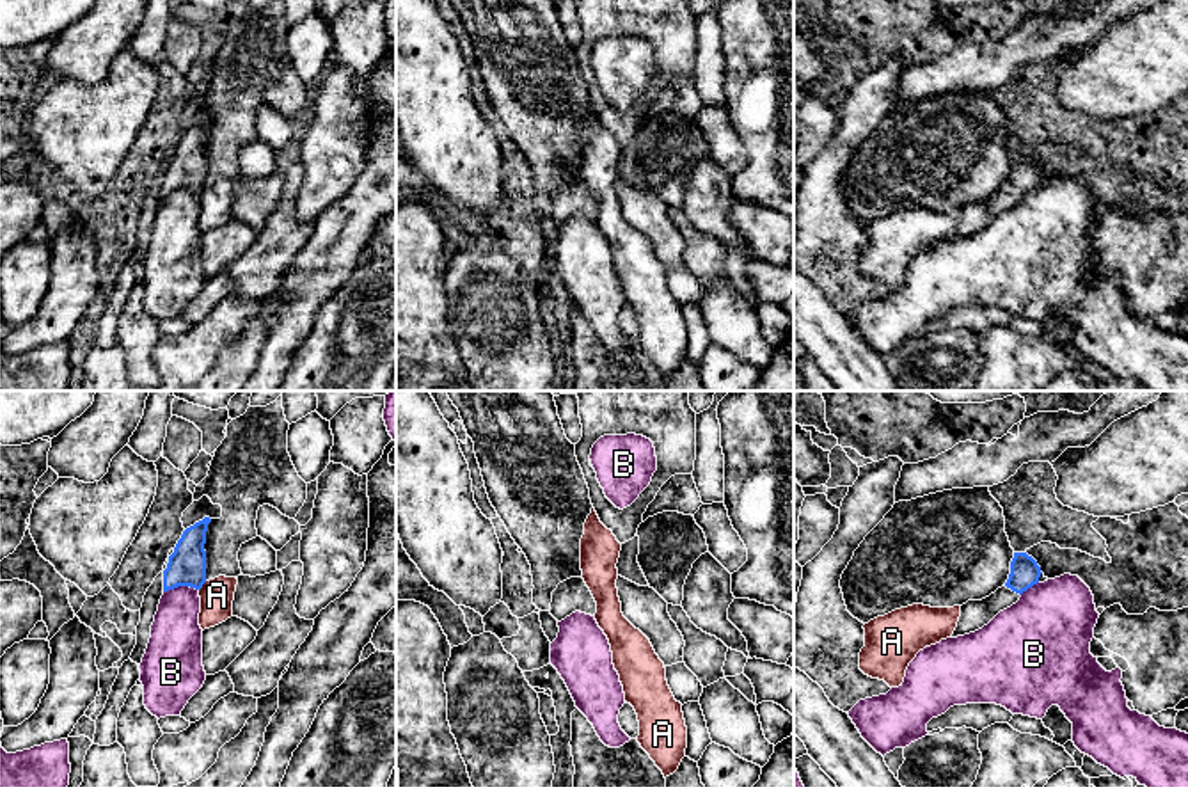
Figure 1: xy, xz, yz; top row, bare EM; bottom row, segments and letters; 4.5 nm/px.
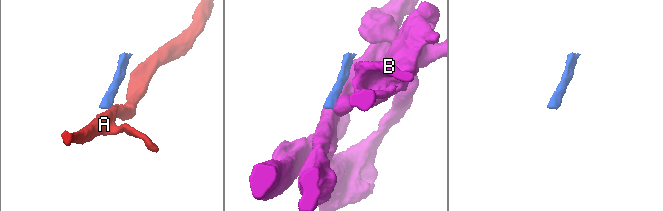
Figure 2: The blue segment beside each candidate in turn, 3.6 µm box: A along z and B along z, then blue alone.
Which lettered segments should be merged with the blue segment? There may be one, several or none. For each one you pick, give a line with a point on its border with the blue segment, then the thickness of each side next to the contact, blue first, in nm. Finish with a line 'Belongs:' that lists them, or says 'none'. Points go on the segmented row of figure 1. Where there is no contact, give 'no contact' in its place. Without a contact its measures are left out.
Belongs: none

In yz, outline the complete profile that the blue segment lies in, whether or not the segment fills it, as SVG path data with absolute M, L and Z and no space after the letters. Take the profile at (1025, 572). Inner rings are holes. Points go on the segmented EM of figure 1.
M1014 552L1007 583L982 600L961 606L961 616L952 638L975 632L987 625L1000 611L1016 604L1023 592L1039 583L1041 567L1026 552Z

